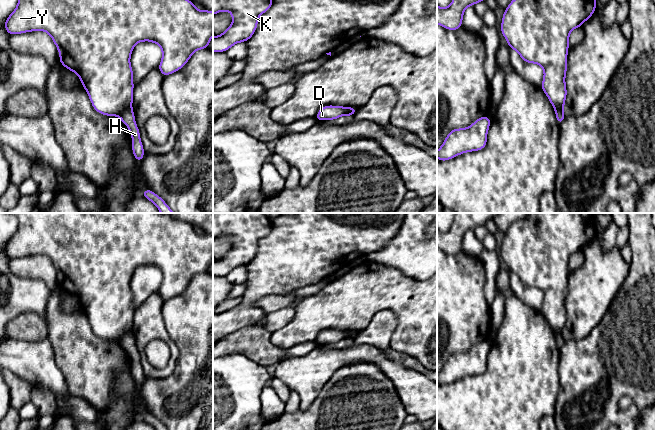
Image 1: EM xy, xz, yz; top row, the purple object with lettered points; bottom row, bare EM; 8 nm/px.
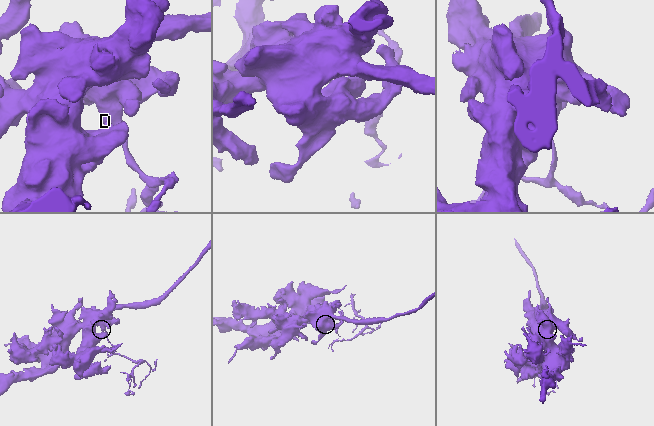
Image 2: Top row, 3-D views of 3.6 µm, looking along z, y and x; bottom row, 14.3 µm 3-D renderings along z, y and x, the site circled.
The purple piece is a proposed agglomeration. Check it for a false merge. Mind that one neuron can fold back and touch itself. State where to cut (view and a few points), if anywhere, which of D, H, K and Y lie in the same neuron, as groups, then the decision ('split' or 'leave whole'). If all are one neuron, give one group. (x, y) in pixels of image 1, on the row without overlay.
xy (131, 330), (124, 333), (118, 339) | D K Y / H | split

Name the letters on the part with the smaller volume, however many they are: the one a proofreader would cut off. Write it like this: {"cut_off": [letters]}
{"cut_off": ["H"]}

